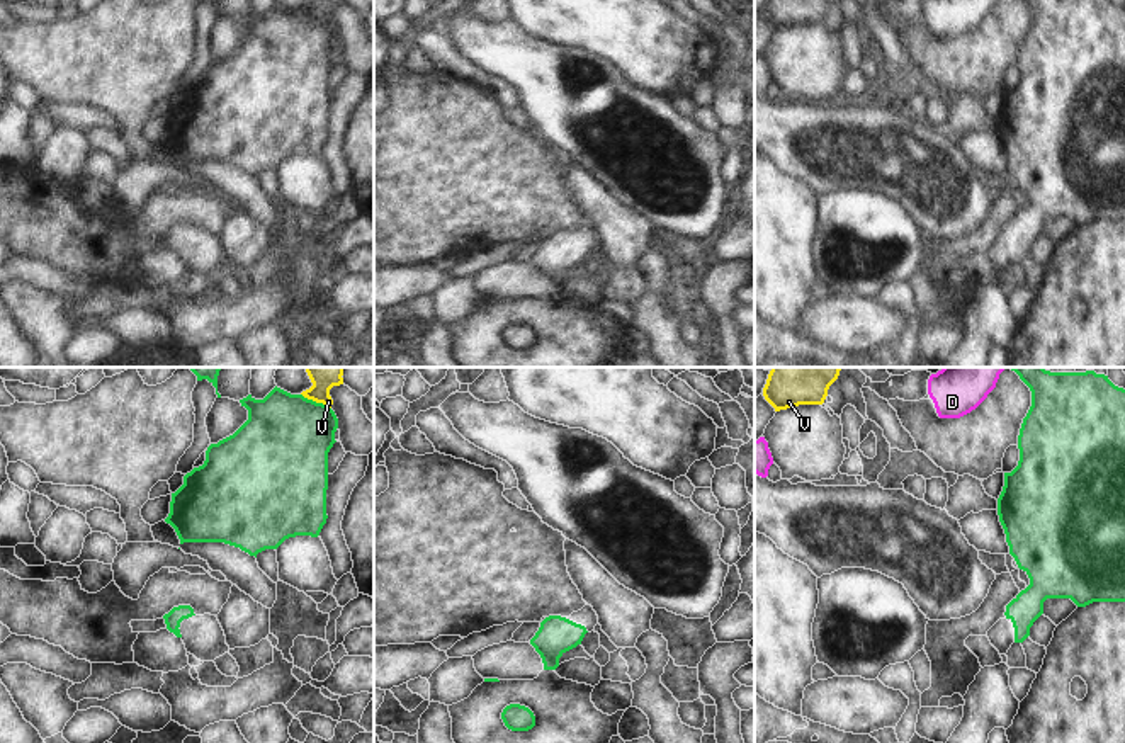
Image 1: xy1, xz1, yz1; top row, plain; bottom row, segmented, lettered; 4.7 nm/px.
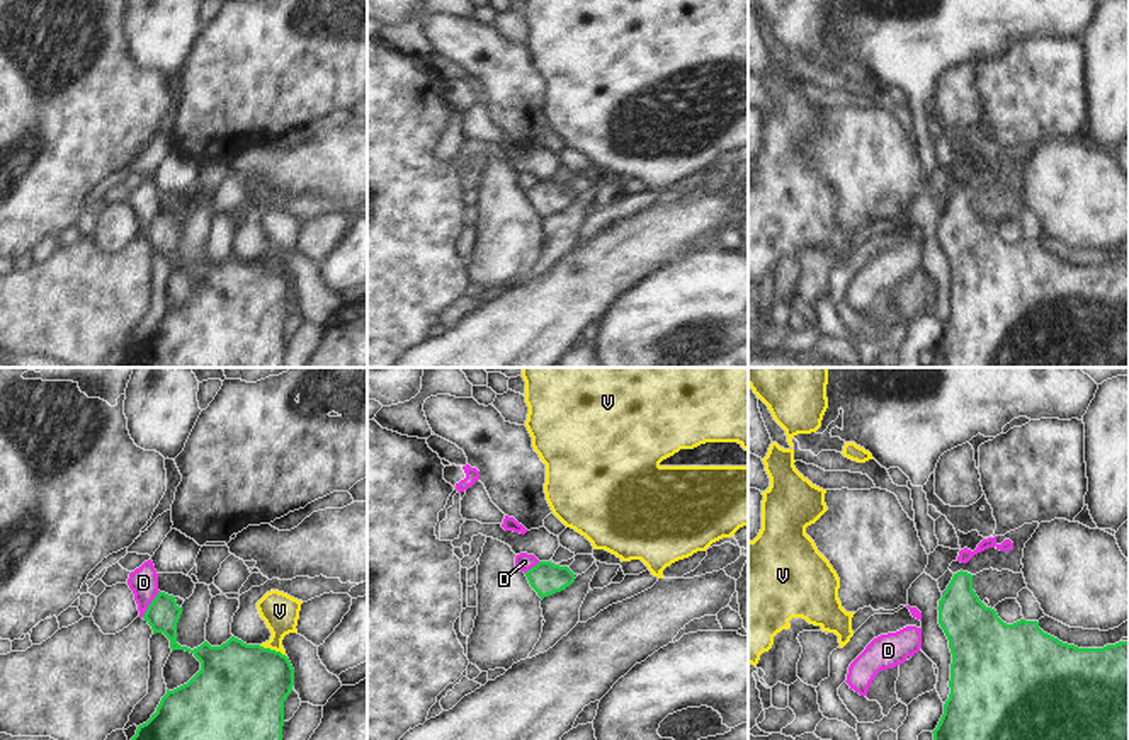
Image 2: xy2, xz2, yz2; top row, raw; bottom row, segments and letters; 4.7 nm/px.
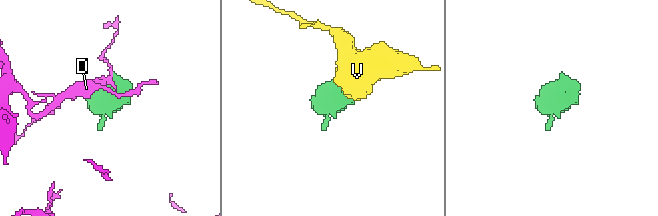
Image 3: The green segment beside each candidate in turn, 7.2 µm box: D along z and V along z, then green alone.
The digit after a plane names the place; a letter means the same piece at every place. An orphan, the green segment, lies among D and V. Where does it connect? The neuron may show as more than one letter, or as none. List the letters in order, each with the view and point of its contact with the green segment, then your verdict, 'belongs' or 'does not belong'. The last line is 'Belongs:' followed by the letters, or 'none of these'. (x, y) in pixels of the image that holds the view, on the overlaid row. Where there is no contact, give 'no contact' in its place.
D: xy2 (150, 604) | does not belong
V: xy1 (315, 402) | does not belong
Belongs: none of these

